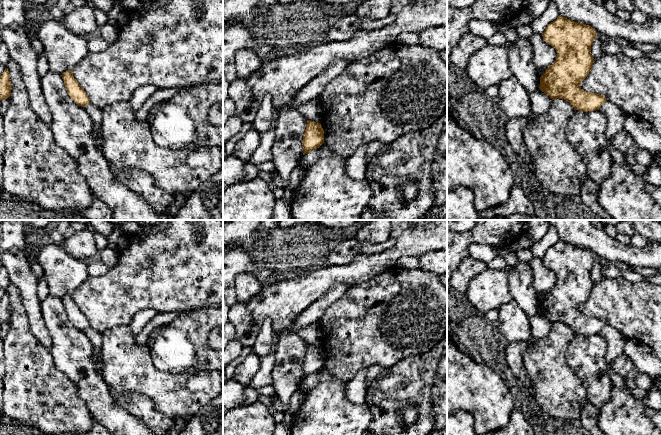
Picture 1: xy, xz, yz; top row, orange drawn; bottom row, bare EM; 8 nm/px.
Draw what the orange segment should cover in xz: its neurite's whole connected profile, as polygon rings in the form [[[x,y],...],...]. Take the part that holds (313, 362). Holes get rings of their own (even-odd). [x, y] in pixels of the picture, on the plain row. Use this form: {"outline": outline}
{"outline": [[[307,344],[306,353],[303,359],[303,379],[311,374],[319,372],[324,367],[324,355],[320,347]]]}

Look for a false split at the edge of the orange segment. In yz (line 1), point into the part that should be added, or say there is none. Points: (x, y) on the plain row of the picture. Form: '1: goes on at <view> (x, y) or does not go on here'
1: does not go on here

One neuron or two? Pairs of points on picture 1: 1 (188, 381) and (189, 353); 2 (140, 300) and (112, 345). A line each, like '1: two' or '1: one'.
1: two
2: two

